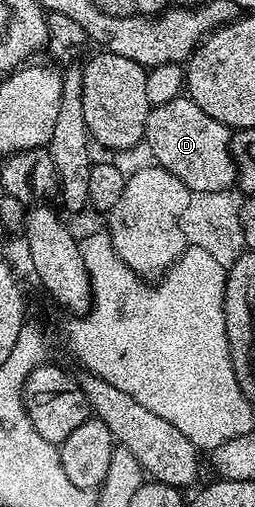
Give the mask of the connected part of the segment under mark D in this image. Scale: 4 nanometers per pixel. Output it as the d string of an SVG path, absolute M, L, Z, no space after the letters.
M181 94L174 100L163 104L153 105L148 114L146 123L146 135L144 137L145 147L150 147L150 152L154 155L153 163L172 175L190 188L191 192L198 191L228 191L235 187L238 178L238 167L234 165L234 159L230 153L230 138L232 132L226 125L216 122L196 102L191 100L189 95Z

